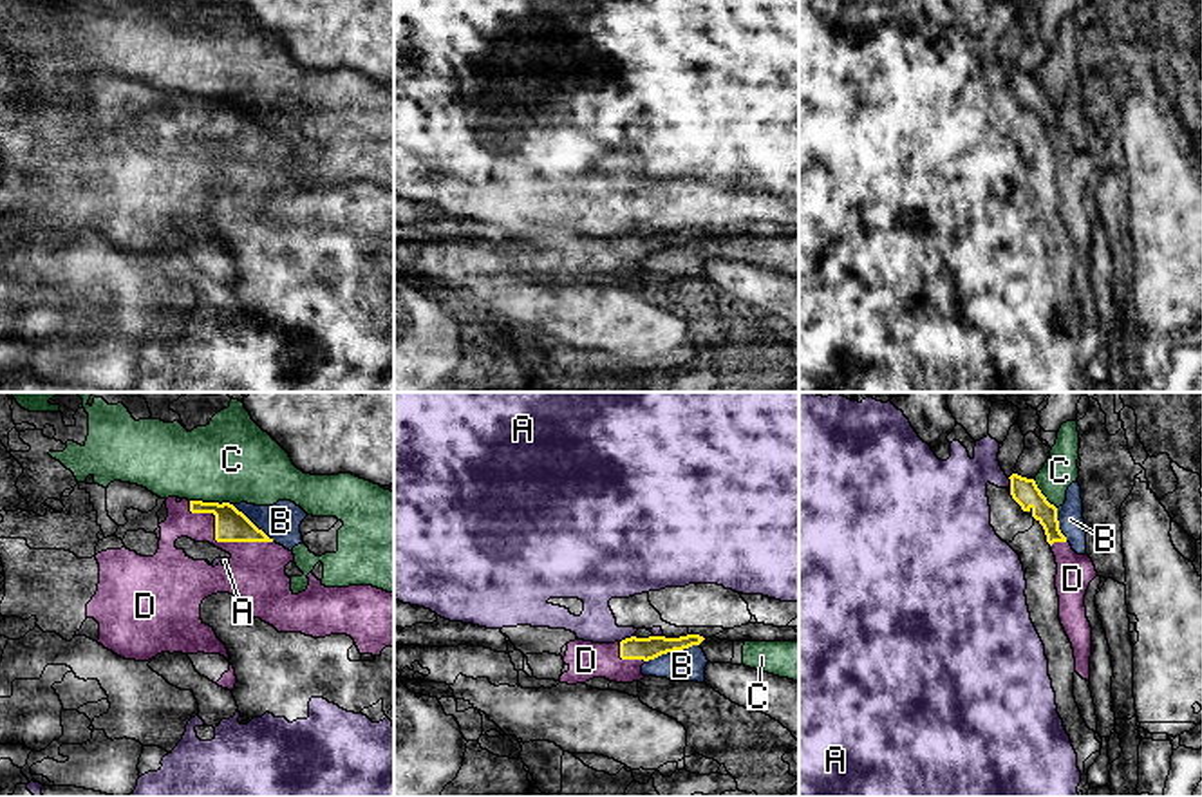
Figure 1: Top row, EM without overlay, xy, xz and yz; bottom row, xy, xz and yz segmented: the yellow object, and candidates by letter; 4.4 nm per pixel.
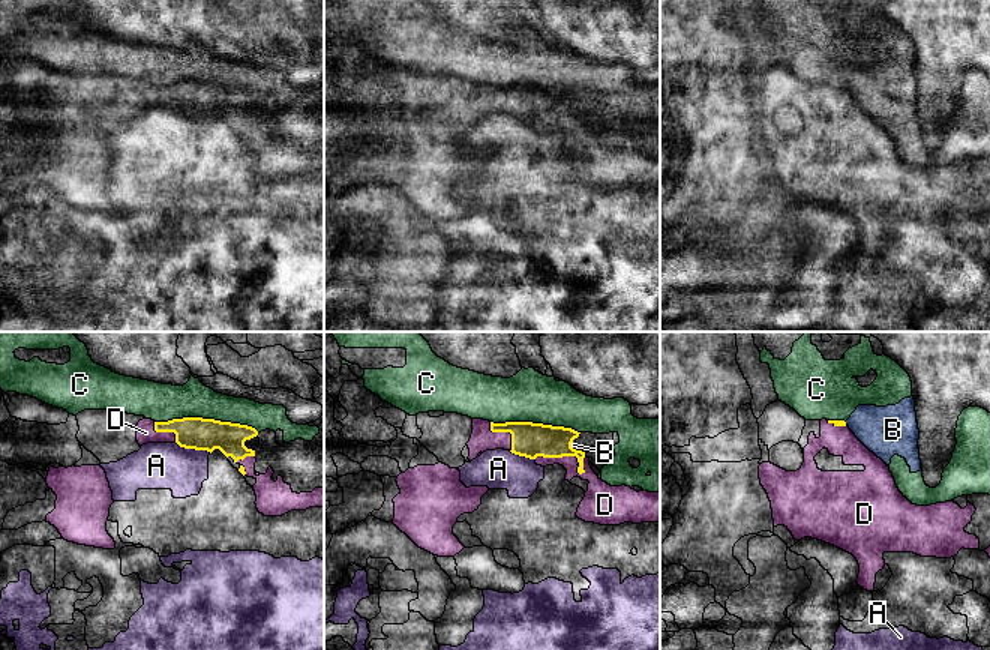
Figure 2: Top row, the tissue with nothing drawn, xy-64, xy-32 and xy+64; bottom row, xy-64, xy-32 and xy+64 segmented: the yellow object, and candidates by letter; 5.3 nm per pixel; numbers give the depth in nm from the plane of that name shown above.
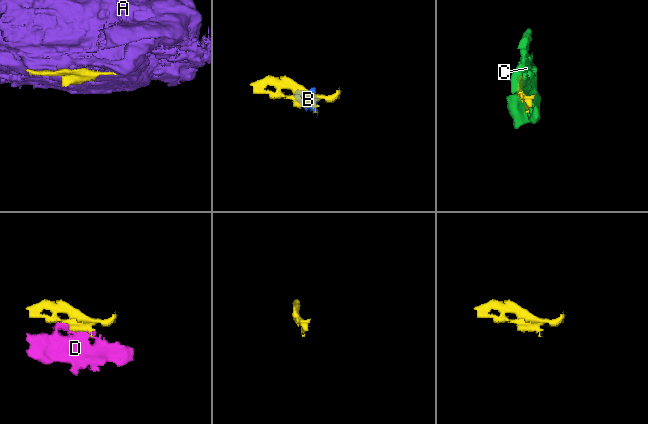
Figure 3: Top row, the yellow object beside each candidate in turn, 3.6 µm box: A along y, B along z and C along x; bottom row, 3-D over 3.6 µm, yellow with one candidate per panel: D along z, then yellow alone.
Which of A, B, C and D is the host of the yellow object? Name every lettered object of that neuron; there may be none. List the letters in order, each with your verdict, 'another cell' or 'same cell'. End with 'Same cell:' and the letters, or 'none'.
A: another cell
B: another cell
C: another cell
D: same cell
Same cell: D

